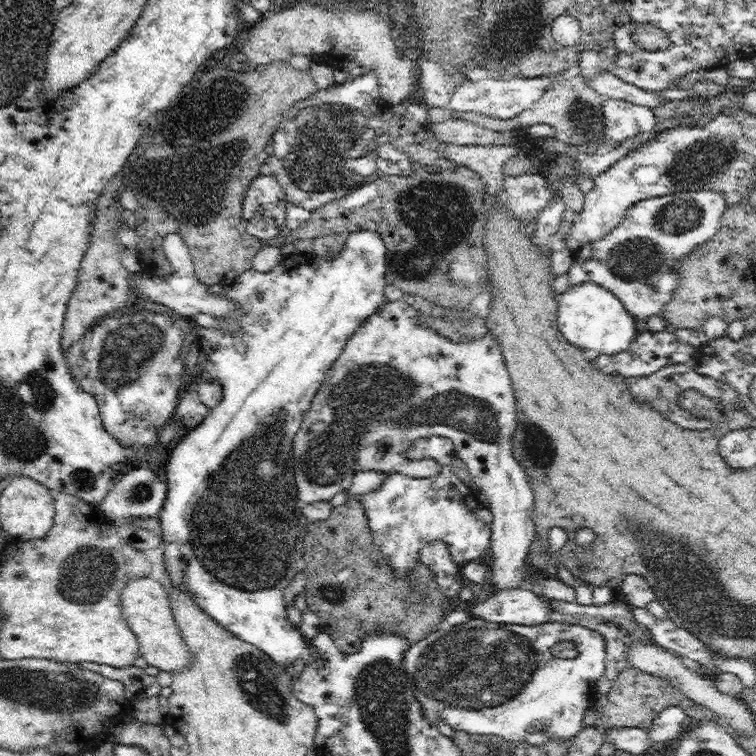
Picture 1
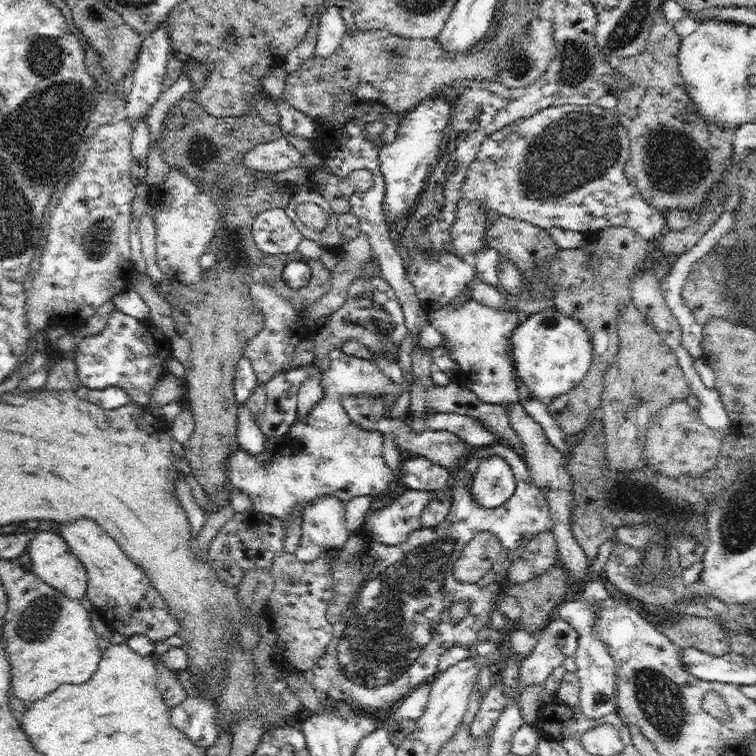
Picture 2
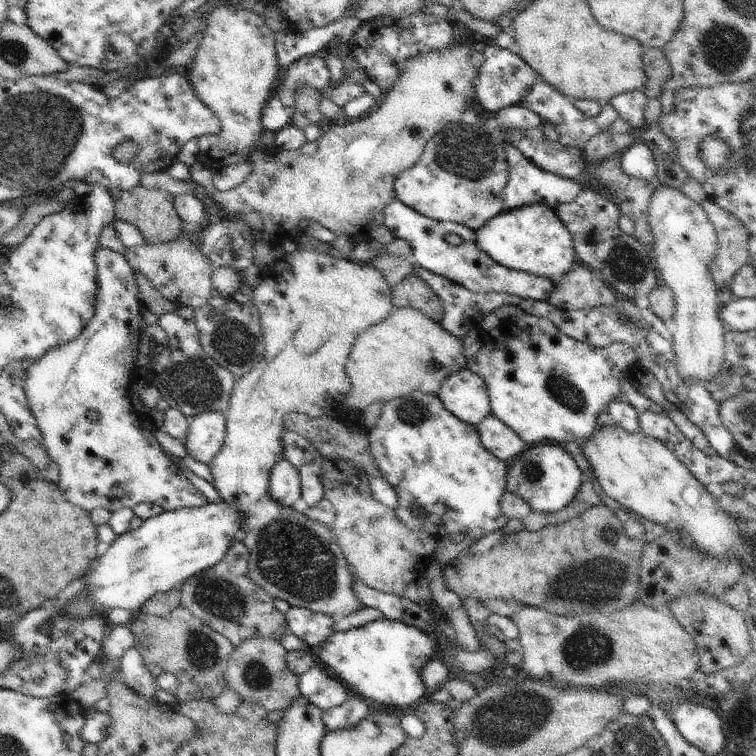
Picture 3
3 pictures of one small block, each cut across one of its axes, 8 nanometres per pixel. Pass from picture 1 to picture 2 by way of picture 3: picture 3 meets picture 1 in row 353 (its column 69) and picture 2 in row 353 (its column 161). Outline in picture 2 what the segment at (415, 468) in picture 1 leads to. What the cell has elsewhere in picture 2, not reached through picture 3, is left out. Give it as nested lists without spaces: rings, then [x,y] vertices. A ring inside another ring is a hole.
[[[473,299],[462,306],[444,306],[440,310],[428,311],[429,326],[435,328],[444,339],[441,344],[459,370],[468,374],[467,387],[473,390],[481,402],[491,405],[510,406],[518,403],[517,386],[513,378],[514,367],[507,357],[507,345],[513,331],[523,316],[514,311],[498,311]],[[334,349],[329,352],[328,355],[326,355],[323,358],[323,361],[320,365],[321,368],[321,386],[323,388],[324,396],[322,396],[322,400],[318,402],[310,412],[308,412],[308,415],[303,418],[302,416],[297,415],[297,419],[294,421],[294,424],[290,426],[290,430],[287,432],[287,434],[283,434],[279,437],[266,437],[264,441],[264,448],[263,451],[260,454],[257,455],[250,455],[250,453],[246,453],[242,447],[239,447],[236,449],[231,455],[226,456],[226,462],[225,462],[225,472],[227,475],[227,487],[225,490],[227,491],[227,500],[228,504],[224,507],[220,507],[216,512],[212,514],[207,514],[206,521],[202,527],[202,529],[199,531],[198,536],[195,539],[195,546],[194,546],[194,553],[200,555],[204,561],[208,560],[208,551],[209,547],[211,546],[211,543],[213,542],[213,539],[216,536],[216,533],[224,526],[225,522],[228,522],[232,516],[234,516],[234,509],[232,509],[231,506],[229,506],[230,496],[234,494],[234,492],[245,492],[248,494],[248,496],[251,498],[251,501],[253,502],[253,510],[256,512],[262,512],[264,514],[270,514],[270,516],[274,516],[282,521],[285,520],[285,522],[290,522],[292,520],[292,514],[296,512],[296,510],[302,511],[304,506],[306,506],[308,503],[311,503],[312,500],[316,500],[317,498],[320,498],[320,496],[335,496],[338,500],[341,500],[342,502],[348,502],[349,500],[352,500],[352,498],[356,498],[356,496],[372,496],[375,498],[382,497],[386,492],[388,492],[390,486],[390,482],[394,480],[394,472],[393,470],[385,463],[384,457],[383,457],[383,446],[384,446],[384,433],[380,431],[368,431],[364,430],[362,428],[359,428],[359,426],[354,425],[347,415],[343,411],[343,405],[342,400],[344,398],[347,398],[348,396],[356,396],[356,397],[362,397],[363,395],[370,395],[370,397],[374,398],[381,398],[386,397],[386,401],[396,401],[398,397],[403,392],[403,387],[401,384],[394,382],[394,380],[391,380],[382,372],[382,370],[378,367],[376,364],[376,361],[367,360],[364,358],[359,358],[354,355],[348,355],[342,351],[342,349]]]

